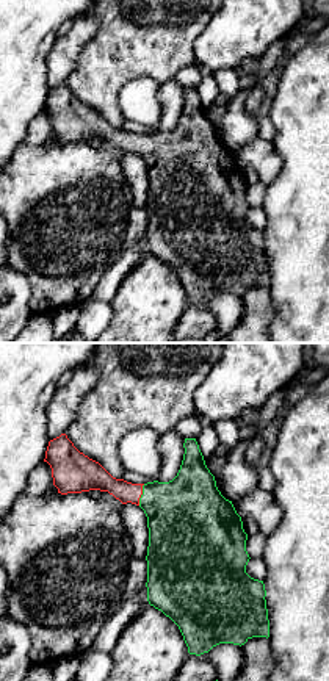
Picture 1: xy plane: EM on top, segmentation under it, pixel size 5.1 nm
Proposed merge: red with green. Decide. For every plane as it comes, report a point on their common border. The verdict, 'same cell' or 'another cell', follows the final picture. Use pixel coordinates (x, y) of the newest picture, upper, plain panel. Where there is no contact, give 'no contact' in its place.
(141, 143)

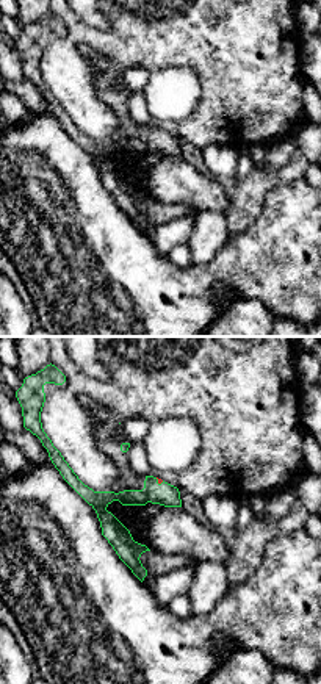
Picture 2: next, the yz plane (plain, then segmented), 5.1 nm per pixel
(160, 132)

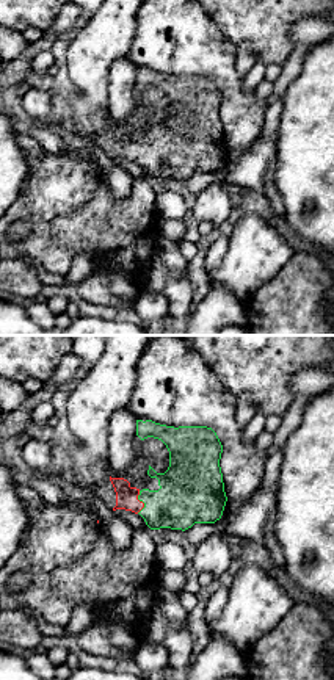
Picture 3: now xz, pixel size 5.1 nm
(141, 151)

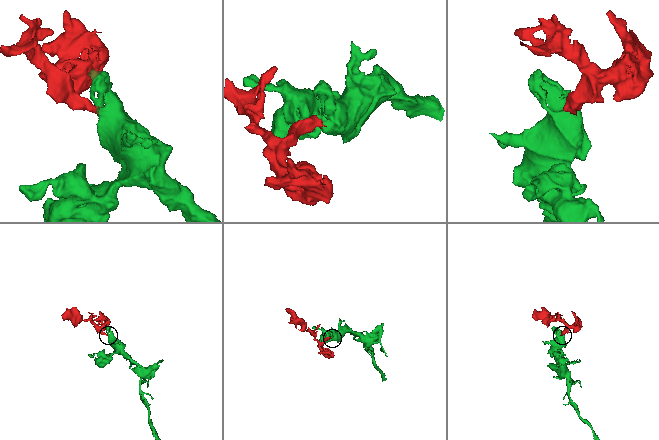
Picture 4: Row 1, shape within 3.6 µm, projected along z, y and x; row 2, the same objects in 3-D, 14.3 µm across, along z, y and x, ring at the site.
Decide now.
same cell

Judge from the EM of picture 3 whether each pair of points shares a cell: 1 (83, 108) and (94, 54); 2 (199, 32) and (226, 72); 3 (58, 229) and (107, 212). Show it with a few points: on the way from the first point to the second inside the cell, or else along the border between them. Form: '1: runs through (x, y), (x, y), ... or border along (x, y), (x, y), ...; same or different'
1: runs through (91, 94), (91, 68); same
2: runs through (199, 41), (218, 63); same
3: runs through (71, 229), (90, 229), (94, 224); same

